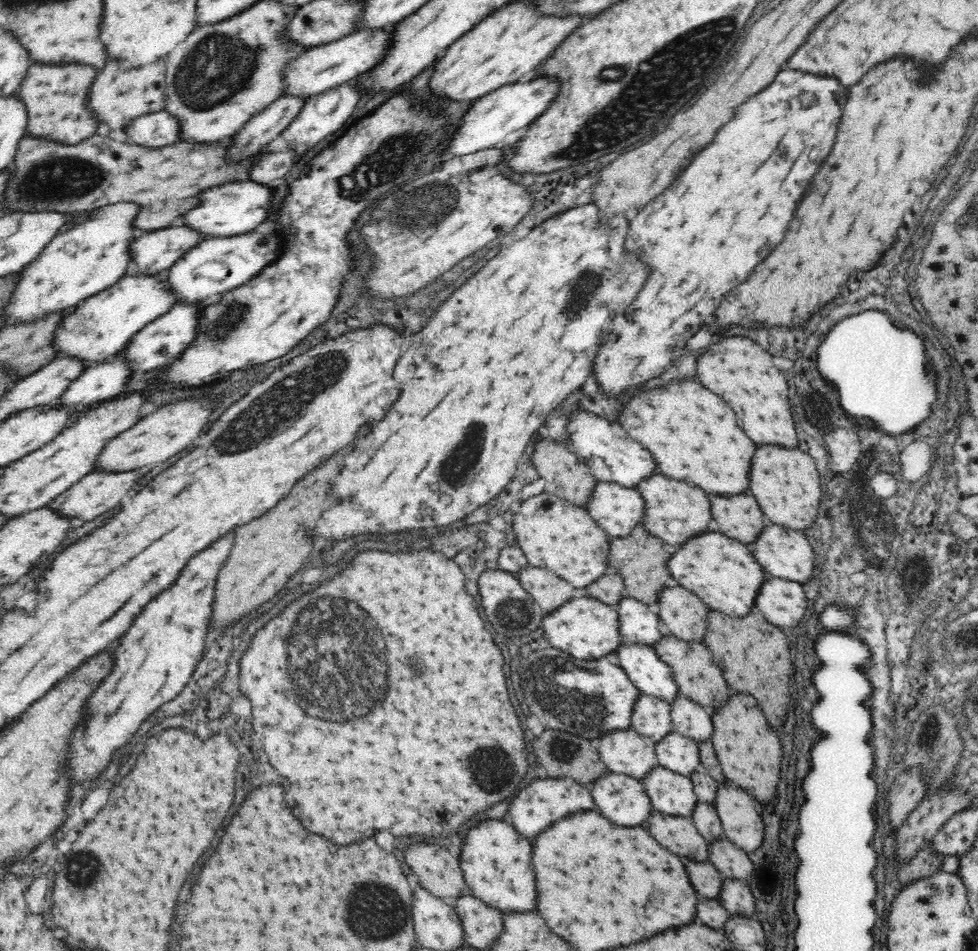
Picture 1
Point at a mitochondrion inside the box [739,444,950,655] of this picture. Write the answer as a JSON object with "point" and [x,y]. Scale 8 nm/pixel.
{"point":[915,573]}

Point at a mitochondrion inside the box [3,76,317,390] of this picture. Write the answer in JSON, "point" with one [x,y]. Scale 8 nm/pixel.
{"point":[54,179]}

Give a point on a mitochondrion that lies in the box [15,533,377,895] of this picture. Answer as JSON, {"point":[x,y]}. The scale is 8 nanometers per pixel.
{"point":[83,869]}

